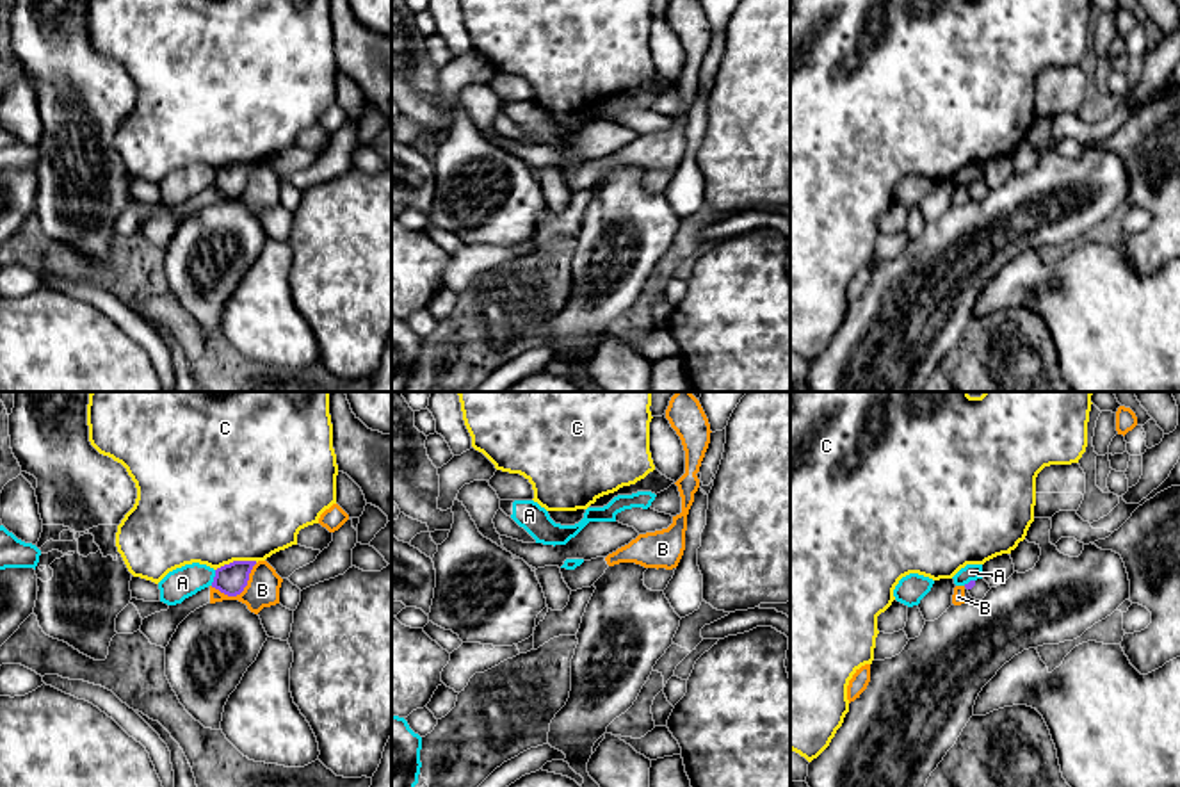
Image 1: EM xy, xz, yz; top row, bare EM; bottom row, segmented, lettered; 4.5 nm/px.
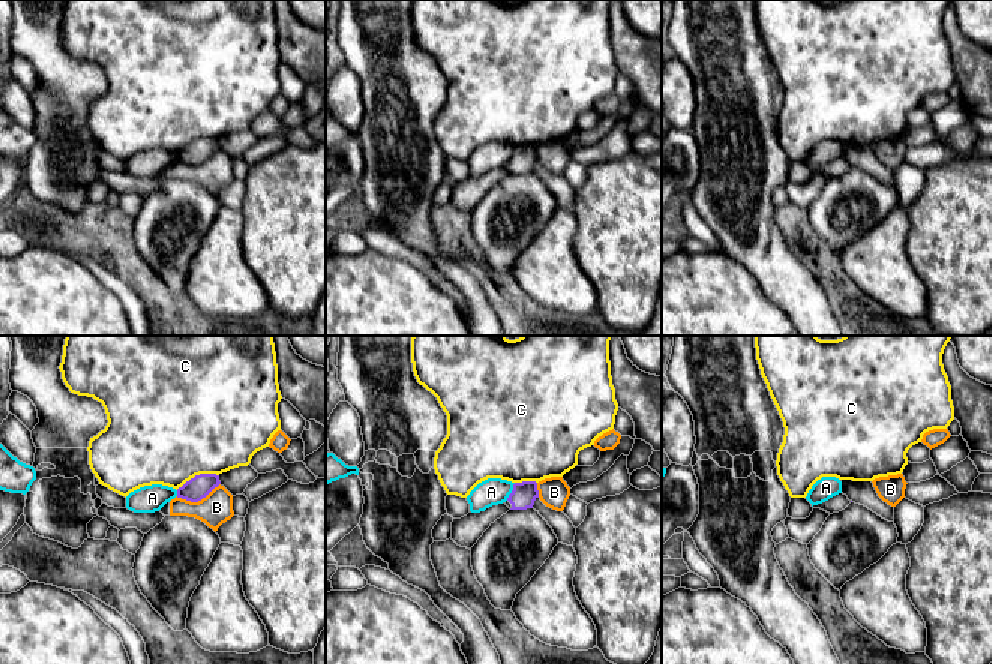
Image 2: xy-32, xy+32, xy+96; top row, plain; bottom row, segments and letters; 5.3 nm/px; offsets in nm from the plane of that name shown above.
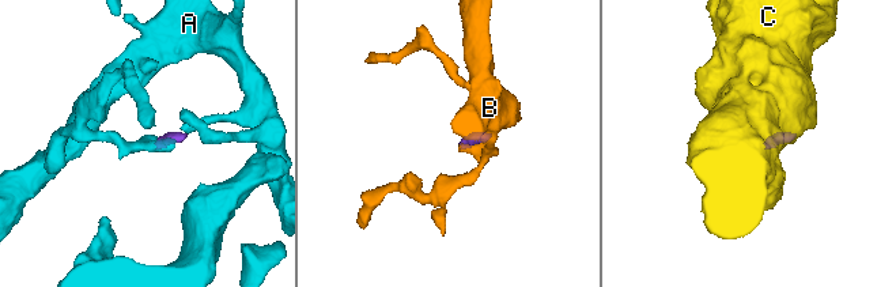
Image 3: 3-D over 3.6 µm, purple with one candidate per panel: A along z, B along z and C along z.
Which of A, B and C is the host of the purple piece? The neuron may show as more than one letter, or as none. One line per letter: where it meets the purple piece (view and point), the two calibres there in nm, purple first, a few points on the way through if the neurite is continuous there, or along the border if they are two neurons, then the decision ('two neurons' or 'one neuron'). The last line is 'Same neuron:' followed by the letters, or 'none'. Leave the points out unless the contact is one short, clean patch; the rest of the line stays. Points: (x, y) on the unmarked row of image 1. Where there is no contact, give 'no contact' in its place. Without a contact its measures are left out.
A: contact xy (214, 178); calibres 140 and 140 nm; two neurons
B: contact xy (239, 194); calibres 140 and 150 nm; border xy (257, 164), (248, 186), (239, 194), (225, 196), (210, 187); two neurons
C: contact xy (235, 162); calibres 140 and 500 nm; border xy (257, 162), (230, 162), (216, 171); two neurons
Same neuron: none

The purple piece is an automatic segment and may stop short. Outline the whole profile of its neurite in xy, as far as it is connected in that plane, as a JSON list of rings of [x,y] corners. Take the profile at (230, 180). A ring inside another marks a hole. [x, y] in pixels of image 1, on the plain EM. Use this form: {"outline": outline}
{"outline": [[[233,162],[215,171],[212,189],[228,198],[237,198],[244,192],[249,174],[256,162]]]}

